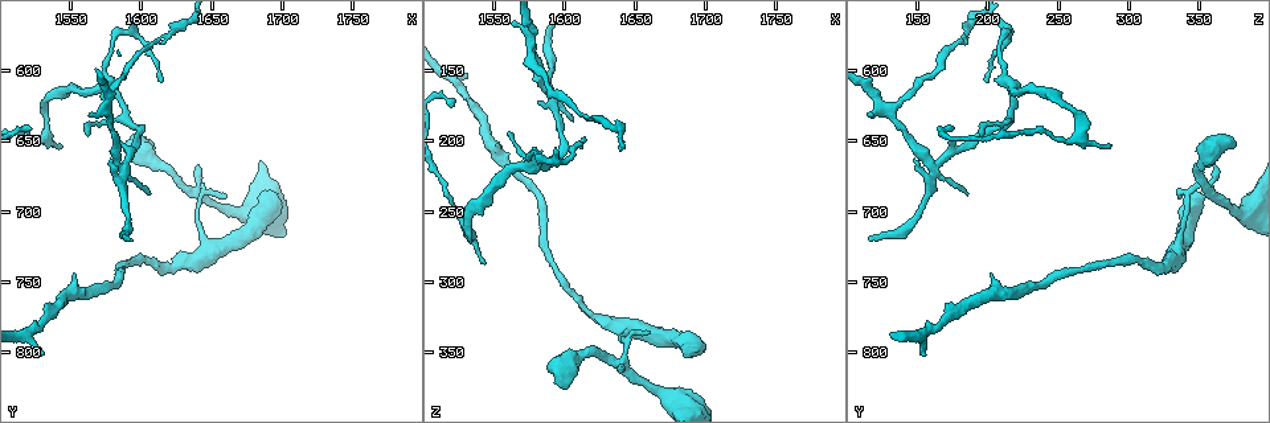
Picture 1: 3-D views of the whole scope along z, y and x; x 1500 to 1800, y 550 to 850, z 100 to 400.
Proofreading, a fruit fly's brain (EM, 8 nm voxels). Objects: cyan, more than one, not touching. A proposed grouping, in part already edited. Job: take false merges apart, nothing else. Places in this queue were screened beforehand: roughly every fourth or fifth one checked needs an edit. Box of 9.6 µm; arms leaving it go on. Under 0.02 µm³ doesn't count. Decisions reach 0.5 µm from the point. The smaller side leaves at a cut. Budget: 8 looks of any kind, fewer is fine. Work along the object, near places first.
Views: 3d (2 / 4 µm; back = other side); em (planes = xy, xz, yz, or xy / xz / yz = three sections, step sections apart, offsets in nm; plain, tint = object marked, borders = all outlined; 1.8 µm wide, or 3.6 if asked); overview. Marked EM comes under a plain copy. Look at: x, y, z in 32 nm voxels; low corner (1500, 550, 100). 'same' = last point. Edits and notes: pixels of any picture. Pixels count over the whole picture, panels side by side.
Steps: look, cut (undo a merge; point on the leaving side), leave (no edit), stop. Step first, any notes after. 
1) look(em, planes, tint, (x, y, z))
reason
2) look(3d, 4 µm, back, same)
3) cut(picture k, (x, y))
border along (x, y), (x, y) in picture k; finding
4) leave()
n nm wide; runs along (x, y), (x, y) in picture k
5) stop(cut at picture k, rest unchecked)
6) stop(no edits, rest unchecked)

look(em, 3.6 µm, xy, step 16, tint, (1578, 630, 134))
two arms in line, one across

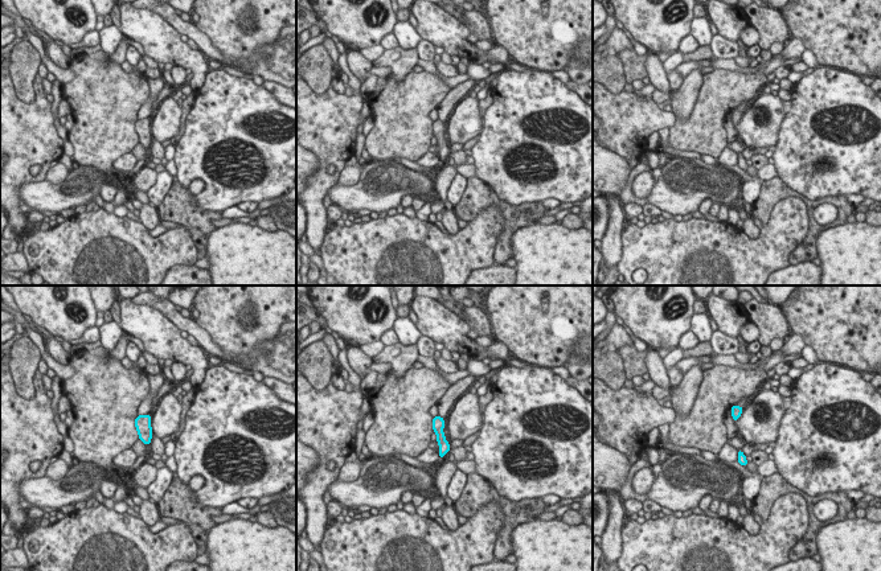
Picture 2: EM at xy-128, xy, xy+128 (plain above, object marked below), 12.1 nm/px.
leave()
160 nm wide; continuous, no second neuron

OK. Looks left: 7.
look(em, planes, tint, (1578, 608, 218))
branch point

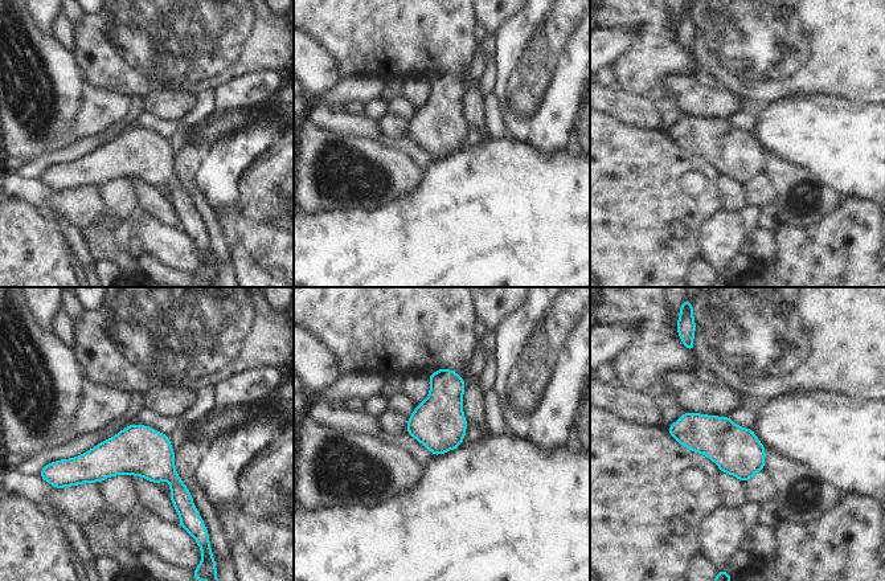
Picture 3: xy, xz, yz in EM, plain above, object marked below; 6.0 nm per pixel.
leave()
300 nm wide; all the same neuron

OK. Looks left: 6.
look(em, 3.6 µm, xz, step 4, borders, (1676, 700, 386))
sudden change in width

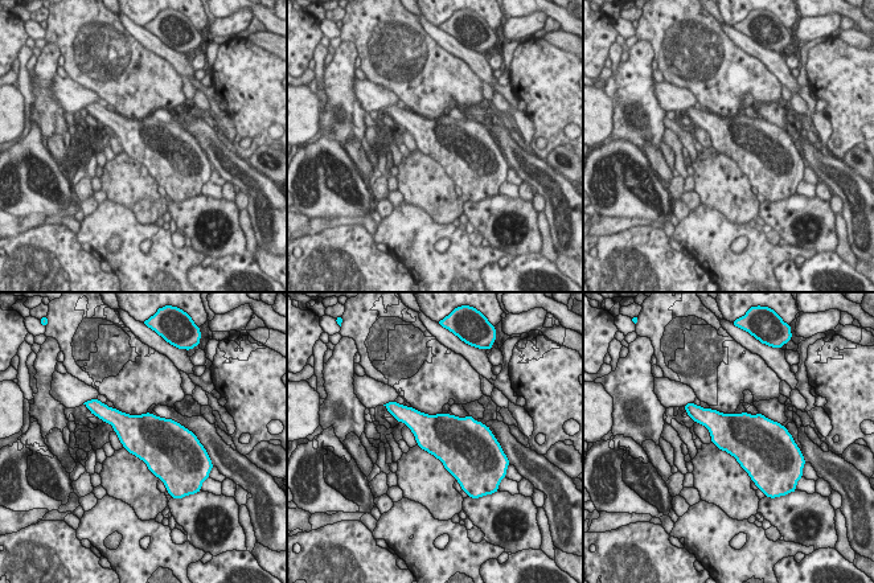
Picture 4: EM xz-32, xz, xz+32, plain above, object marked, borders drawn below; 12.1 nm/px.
leave()
one neuron here

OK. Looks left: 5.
look(em, planes, tint, (1534, 640, 266))
abrupt turn

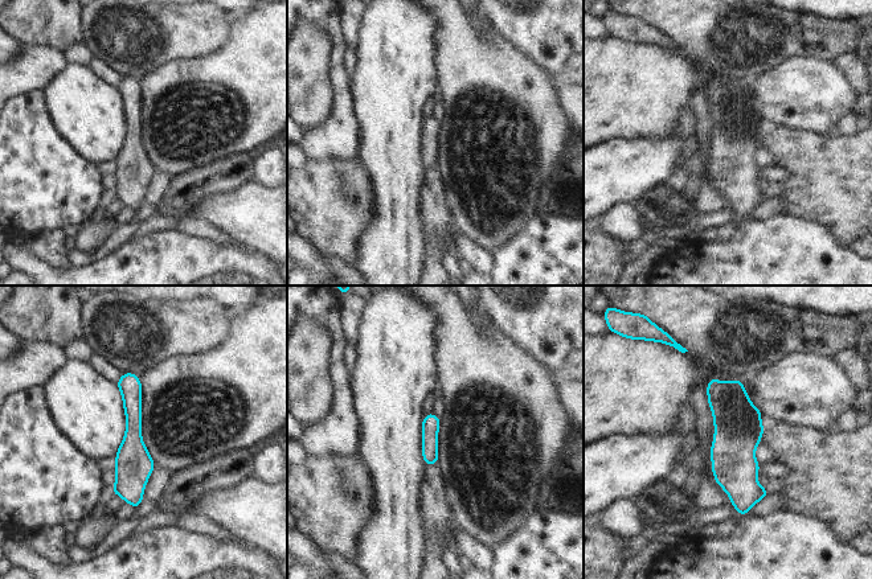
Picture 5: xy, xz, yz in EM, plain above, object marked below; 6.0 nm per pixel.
leave()
continuous, no second neuron

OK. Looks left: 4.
stop(no edits, rest unchecked)

